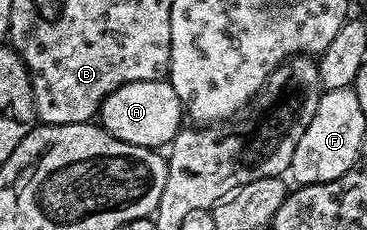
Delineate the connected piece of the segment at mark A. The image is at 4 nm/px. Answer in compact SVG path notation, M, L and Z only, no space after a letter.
M160 79L125 83L117 87L117 91L104 99L97 114L97 121L106 133L125 143L159 151L170 146L179 130L184 128L185 114L181 99L177 99L177 91L173 91L170 80Z

